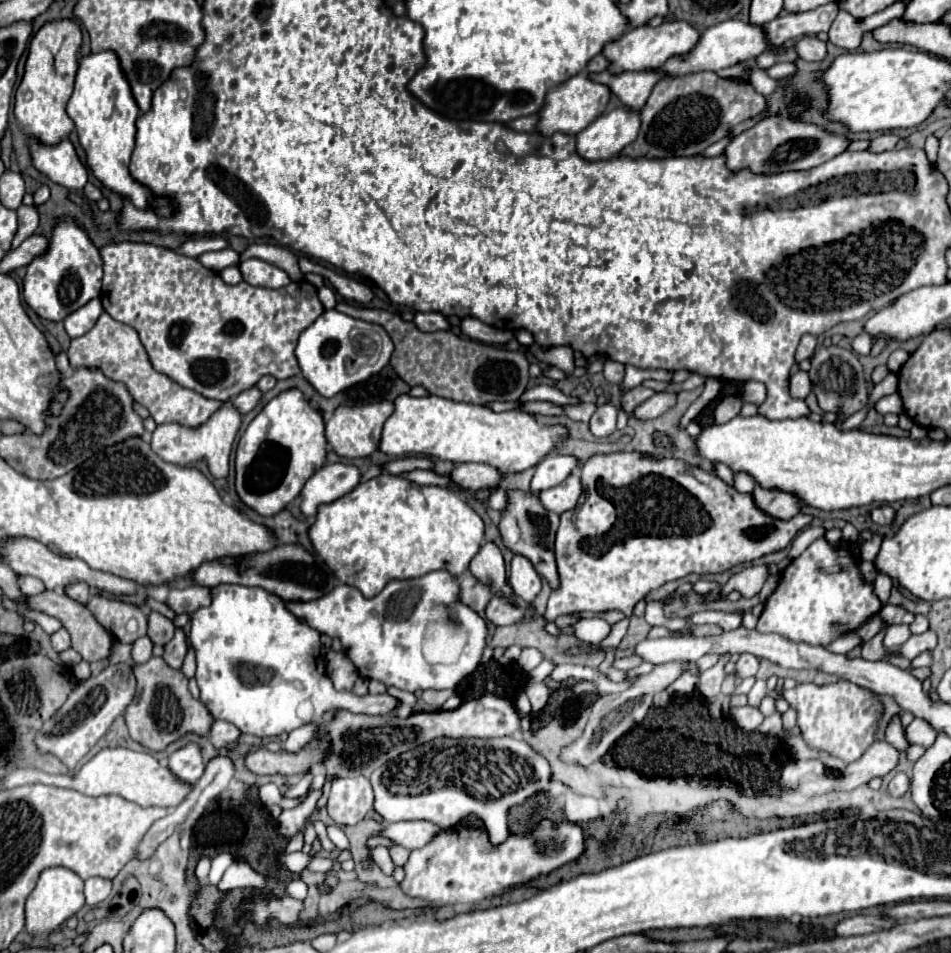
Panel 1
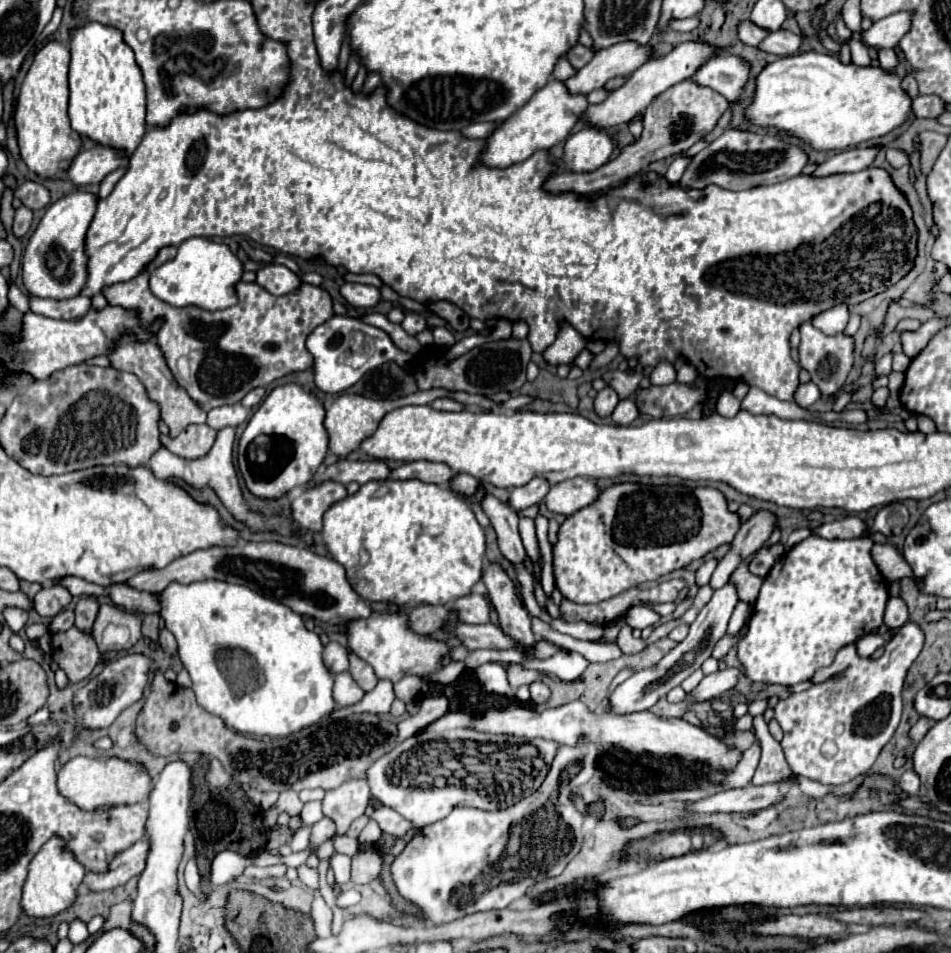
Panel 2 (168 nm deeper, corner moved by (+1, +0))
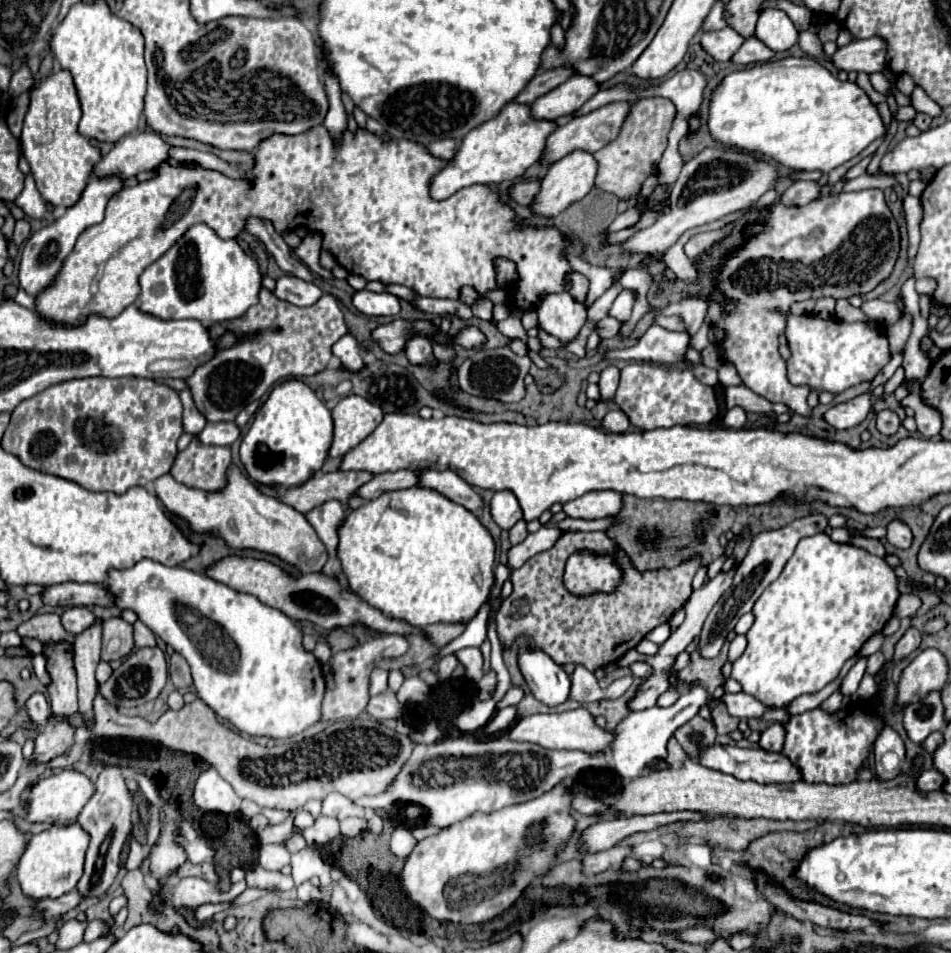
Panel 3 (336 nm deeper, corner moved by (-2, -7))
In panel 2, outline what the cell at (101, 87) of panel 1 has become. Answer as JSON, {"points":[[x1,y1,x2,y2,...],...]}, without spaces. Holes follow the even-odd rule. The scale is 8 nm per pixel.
{"points":[[88,21,82,27,70,29,70,123,72,129,80,135,90,137,98,145,108,145,116,149,124,149,128,155,140,145,144,133,146,133,146,93,144,93,144,81,142,71,138,69,138,63,134,61,134,51,126,41,122,39,122,31,110,25,102,25,96,21]]}

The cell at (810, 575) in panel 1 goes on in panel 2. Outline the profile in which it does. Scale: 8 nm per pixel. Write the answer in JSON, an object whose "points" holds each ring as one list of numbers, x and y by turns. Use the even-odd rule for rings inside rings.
{"points":[[812,535,788,549,770,569,754,603,748,635,736,649,750,681,776,685,808,681,818,669,832,665,838,649,882,625,890,595,888,581,872,561,872,545,870,537,828,541]]}

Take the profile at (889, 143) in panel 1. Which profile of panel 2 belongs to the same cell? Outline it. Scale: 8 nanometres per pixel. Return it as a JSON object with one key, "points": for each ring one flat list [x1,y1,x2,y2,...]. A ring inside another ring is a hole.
{"points":[[854,147,854,149,846,149,834,157,830,157,826,163,818,165,816,171,812,173,812,177,828,177,828,175,838,175,838,173,854,173,860,169,866,169,874,157,876,157,878,149,876,147]]}

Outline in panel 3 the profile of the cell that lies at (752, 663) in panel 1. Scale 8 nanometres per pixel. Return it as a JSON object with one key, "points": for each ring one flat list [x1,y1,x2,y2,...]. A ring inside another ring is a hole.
{"points":[[695,686,695,688,691,688,689,692,683,692,683,694,679,696,679,700,677,700,673,706,669,706,669,708,653,706,653,708,647,708,647,710,641,710,641,712,631,712,631,714,615,728,617,738,615,738,615,742,613,742,613,752,611,752,615,772,617,772,621,778,625,778,625,780,637,778,647,762,651,762,653,758,665,758,665,756,667,756,667,740,675,734,677,728,681,728,681,726,687,724,693,716,697,716,703,706,715,708,717,704,719,704,719,700,709,698,707,688]]}

